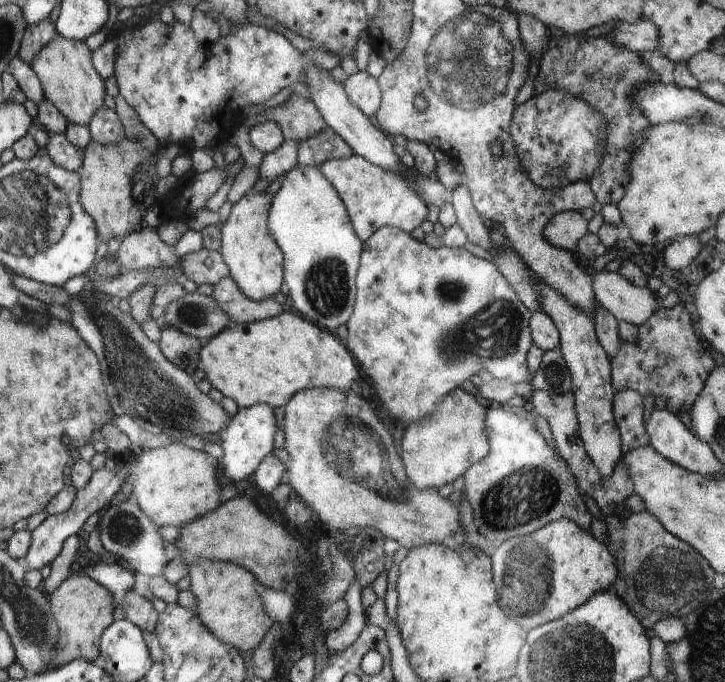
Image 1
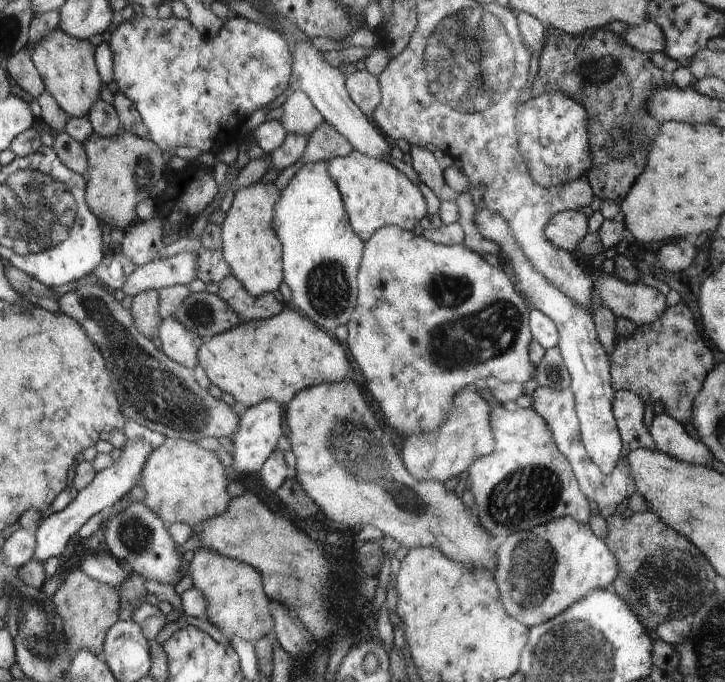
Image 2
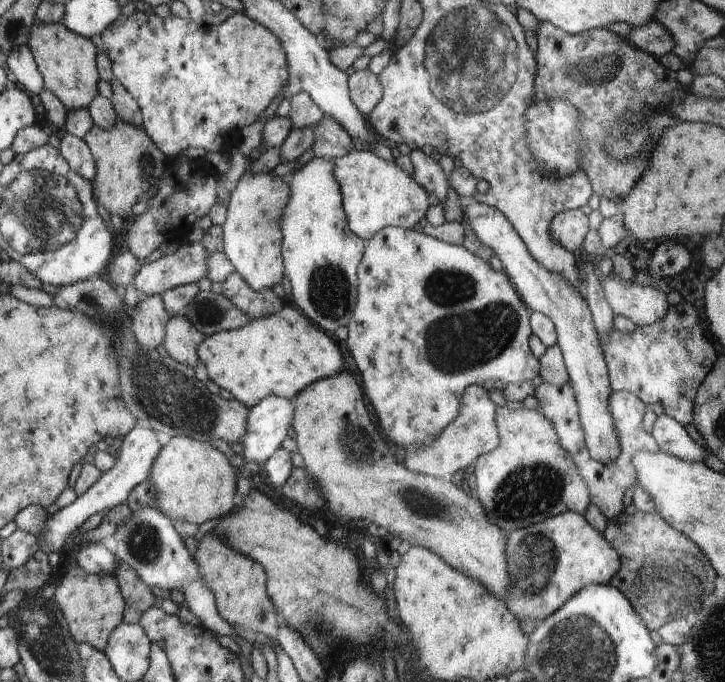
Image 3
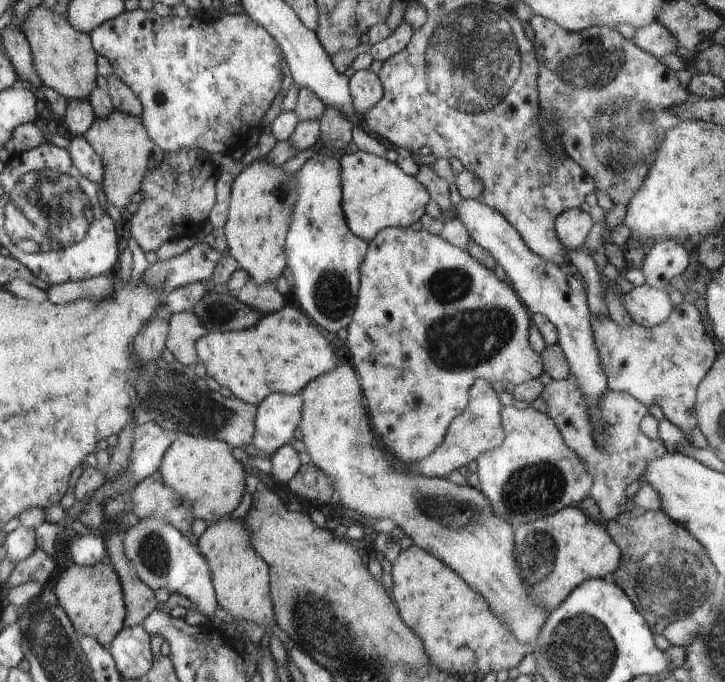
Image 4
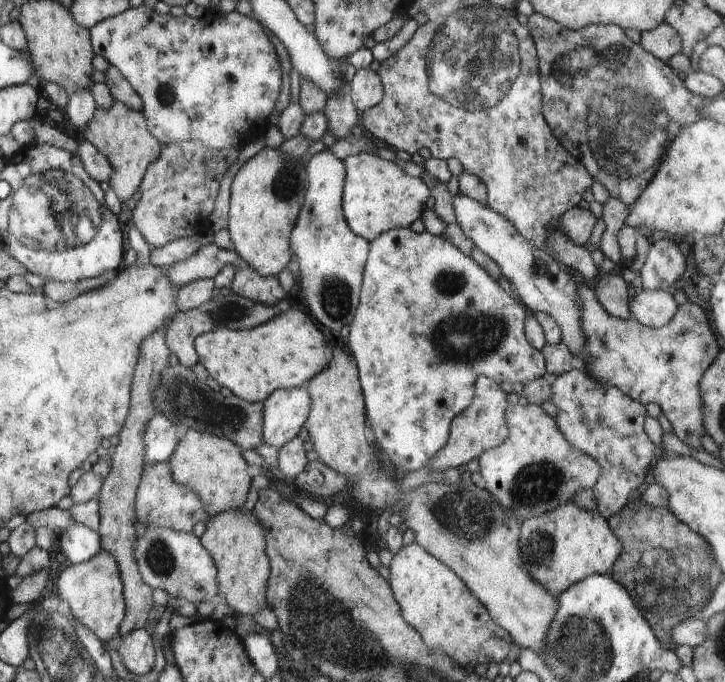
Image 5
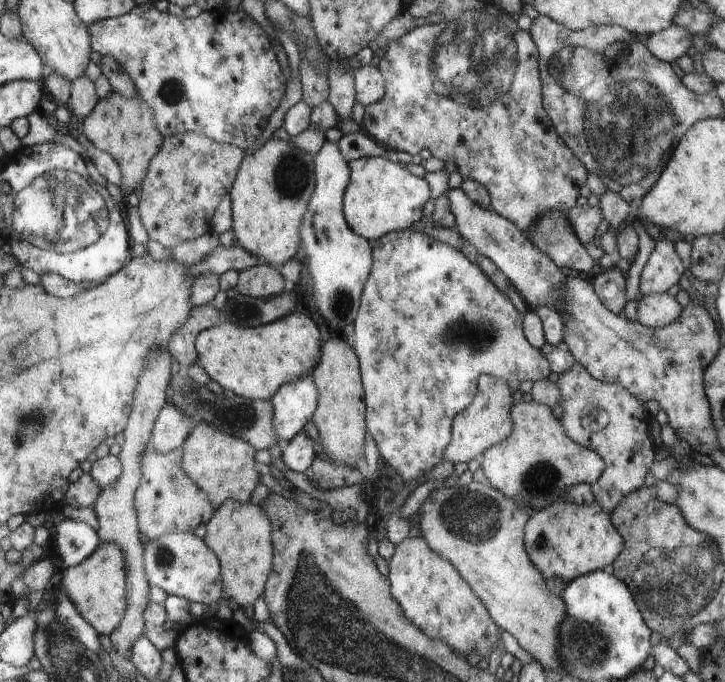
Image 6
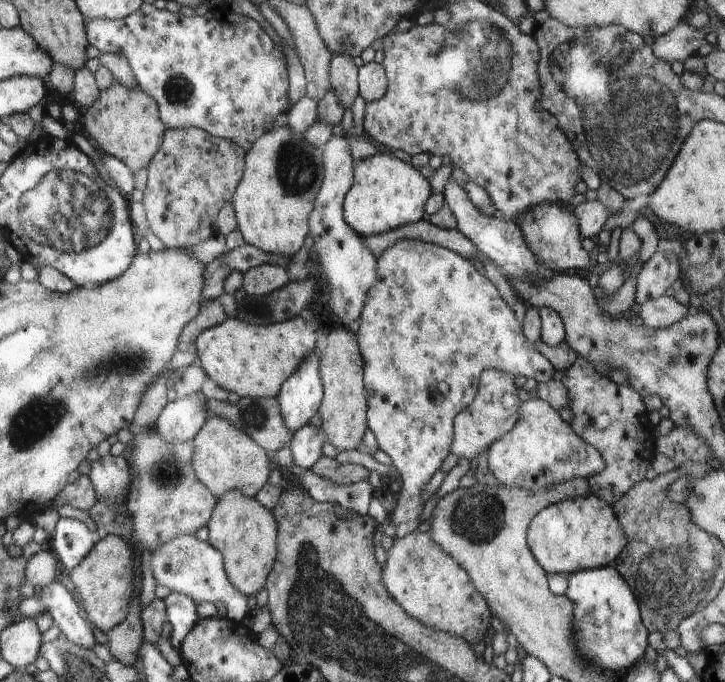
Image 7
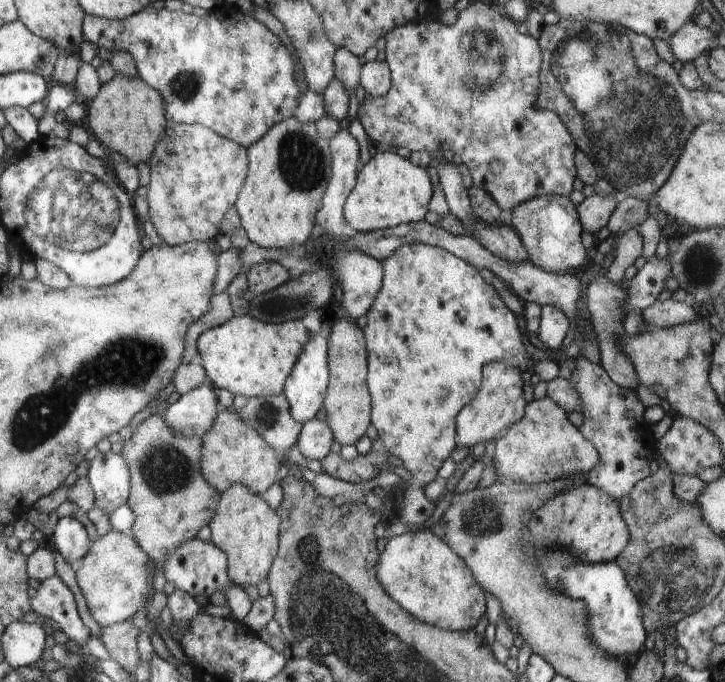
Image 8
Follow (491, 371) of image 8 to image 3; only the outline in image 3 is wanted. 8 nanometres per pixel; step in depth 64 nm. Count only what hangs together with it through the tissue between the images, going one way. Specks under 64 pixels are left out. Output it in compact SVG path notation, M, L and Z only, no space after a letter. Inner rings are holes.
M474 384L465 389L462 394L461 409L458 417L446 426L442 433L434 438L427 447L406 449L404 460L407 470L420 475L444 480L453 479L473 464L484 454L493 452L500 445L500 436L494 424L494 410L496 406L490 402L482 384Z

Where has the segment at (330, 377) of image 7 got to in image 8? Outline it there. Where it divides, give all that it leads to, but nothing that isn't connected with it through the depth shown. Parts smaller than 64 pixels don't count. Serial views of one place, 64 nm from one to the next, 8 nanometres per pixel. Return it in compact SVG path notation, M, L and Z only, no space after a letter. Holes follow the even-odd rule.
M344 315L344 320L334 322L332 334L330 334L329 350L329 392L326 393L324 417L328 420L328 426L334 434L334 441L341 445L356 444L364 436L367 428L372 424L373 398L369 392L367 382L369 372L369 352L366 350L366 338L362 334L362 329L356 324L356 320L348 319Z

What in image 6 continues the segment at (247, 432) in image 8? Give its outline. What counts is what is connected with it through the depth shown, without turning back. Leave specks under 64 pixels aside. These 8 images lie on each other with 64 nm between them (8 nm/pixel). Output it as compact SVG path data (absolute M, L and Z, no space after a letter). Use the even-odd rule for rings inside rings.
M208 422L195 424L181 448L182 470L186 470L186 476L206 492L214 509L230 498L246 504L250 500L250 492L256 488L256 484L260 484L258 474L254 472L256 449L252 450L250 442L222 432Z

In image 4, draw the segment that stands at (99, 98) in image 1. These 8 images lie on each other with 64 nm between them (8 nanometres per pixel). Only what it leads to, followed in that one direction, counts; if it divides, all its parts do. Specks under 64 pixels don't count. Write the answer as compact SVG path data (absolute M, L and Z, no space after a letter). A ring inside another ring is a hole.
M46 4L36 6L26 24L24 30L30 40L34 64L38 68L38 74L44 82L44 87L58 90L69 101L88 100L98 88L99 54L94 46L92 35L74 28L69 16L52 12L46 8Z

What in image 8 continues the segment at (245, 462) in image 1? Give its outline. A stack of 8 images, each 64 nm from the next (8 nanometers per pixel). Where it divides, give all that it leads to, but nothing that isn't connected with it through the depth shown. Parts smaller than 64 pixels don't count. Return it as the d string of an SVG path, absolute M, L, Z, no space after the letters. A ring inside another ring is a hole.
M322 322L318 331L312 334L312 340L306 344L305 350L301 350L301 358L296 362L296 367L292 370L292 375L285 382L286 400L290 402L290 414L294 416L296 422L304 424L306 420L314 418L316 412L322 408L322 400L326 394L326 384L329 384L329 350L330 350L330 322Z

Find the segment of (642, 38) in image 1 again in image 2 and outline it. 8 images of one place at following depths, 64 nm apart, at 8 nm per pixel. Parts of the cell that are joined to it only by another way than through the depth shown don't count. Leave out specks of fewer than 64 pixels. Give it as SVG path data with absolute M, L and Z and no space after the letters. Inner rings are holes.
M654 21L642 22L638 26L628 25L622 36L628 46L642 53L658 54L666 50L664 32Z

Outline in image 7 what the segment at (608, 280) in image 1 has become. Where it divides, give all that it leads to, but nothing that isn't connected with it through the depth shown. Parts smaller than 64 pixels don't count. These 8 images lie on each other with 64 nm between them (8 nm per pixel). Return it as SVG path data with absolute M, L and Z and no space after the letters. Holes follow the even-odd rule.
M664 295L641 304L639 316L647 327L668 328L688 313L689 306L678 303L672 295Z

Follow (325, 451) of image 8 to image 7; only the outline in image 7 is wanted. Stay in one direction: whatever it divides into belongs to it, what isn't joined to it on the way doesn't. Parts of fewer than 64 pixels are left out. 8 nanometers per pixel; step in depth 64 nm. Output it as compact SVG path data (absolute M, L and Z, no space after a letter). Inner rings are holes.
M318 422L298 428L288 444L294 465L311 470L313 464L323 455L322 447L326 441L327 437L320 430Z

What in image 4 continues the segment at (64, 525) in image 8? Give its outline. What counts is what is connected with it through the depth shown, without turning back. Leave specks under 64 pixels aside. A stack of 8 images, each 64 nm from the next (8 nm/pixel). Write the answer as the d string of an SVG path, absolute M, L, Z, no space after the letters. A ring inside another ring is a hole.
M77 530L77 536L70 542L70 553L73 560L82 566L96 566L98 562L110 562L108 544L105 538L94 534L82 535Z

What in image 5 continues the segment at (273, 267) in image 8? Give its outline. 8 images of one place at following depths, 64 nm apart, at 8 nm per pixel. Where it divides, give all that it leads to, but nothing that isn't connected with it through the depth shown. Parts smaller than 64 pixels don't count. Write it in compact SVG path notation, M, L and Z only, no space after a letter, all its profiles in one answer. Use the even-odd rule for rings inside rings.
M250 266L235 270L231 288L238 296L266 306L284 303L286 295L278 278L266 278Z

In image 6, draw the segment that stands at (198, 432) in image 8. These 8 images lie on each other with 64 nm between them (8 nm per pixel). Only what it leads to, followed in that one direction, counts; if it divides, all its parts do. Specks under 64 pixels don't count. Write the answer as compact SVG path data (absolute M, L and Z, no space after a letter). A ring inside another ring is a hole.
M166 403L158 413L150 441L154 442L158 454L168 454L181 448L194 425L188 414L182 414L174 404Z

